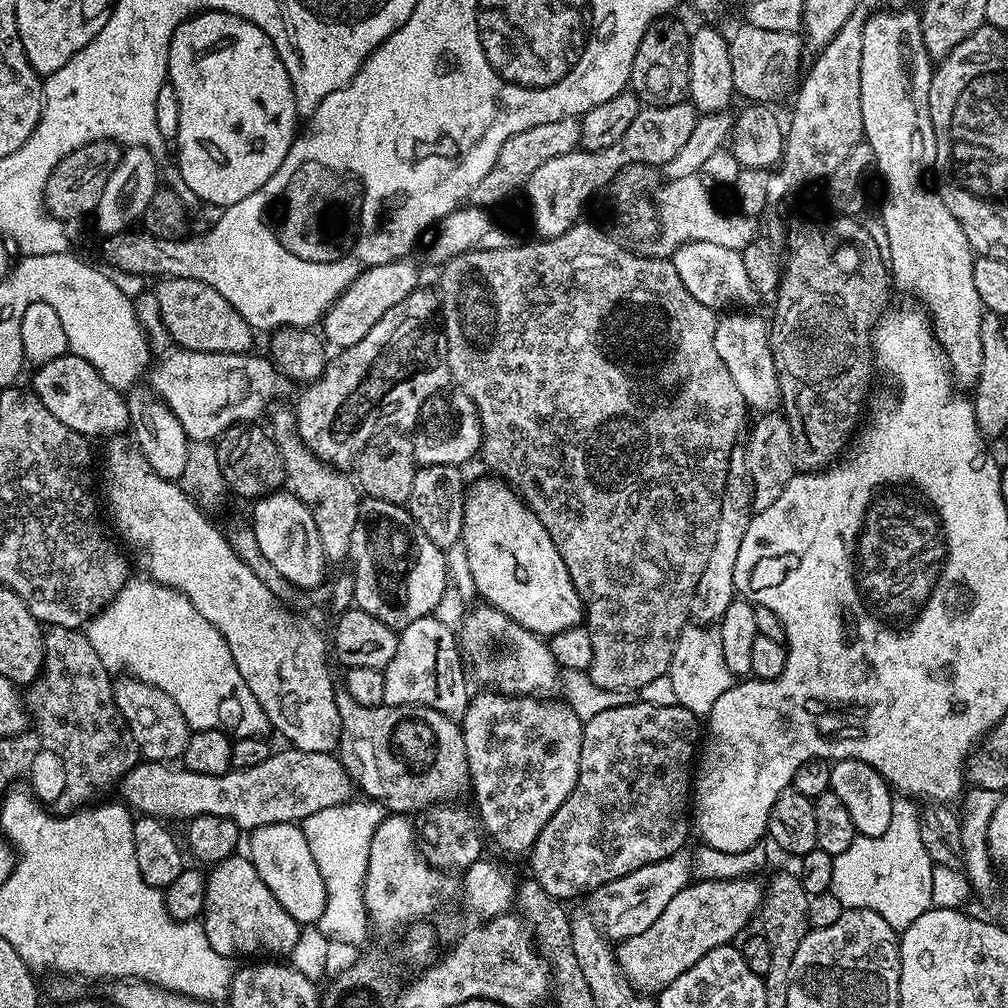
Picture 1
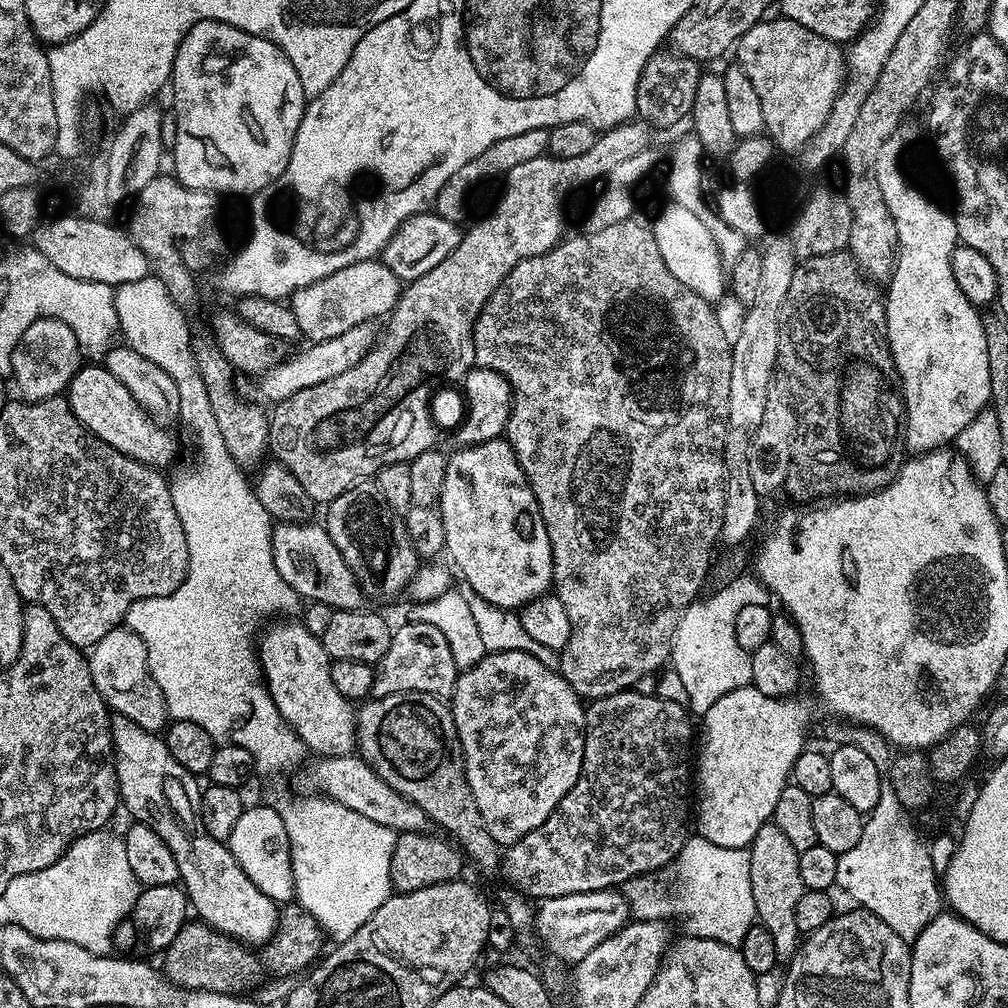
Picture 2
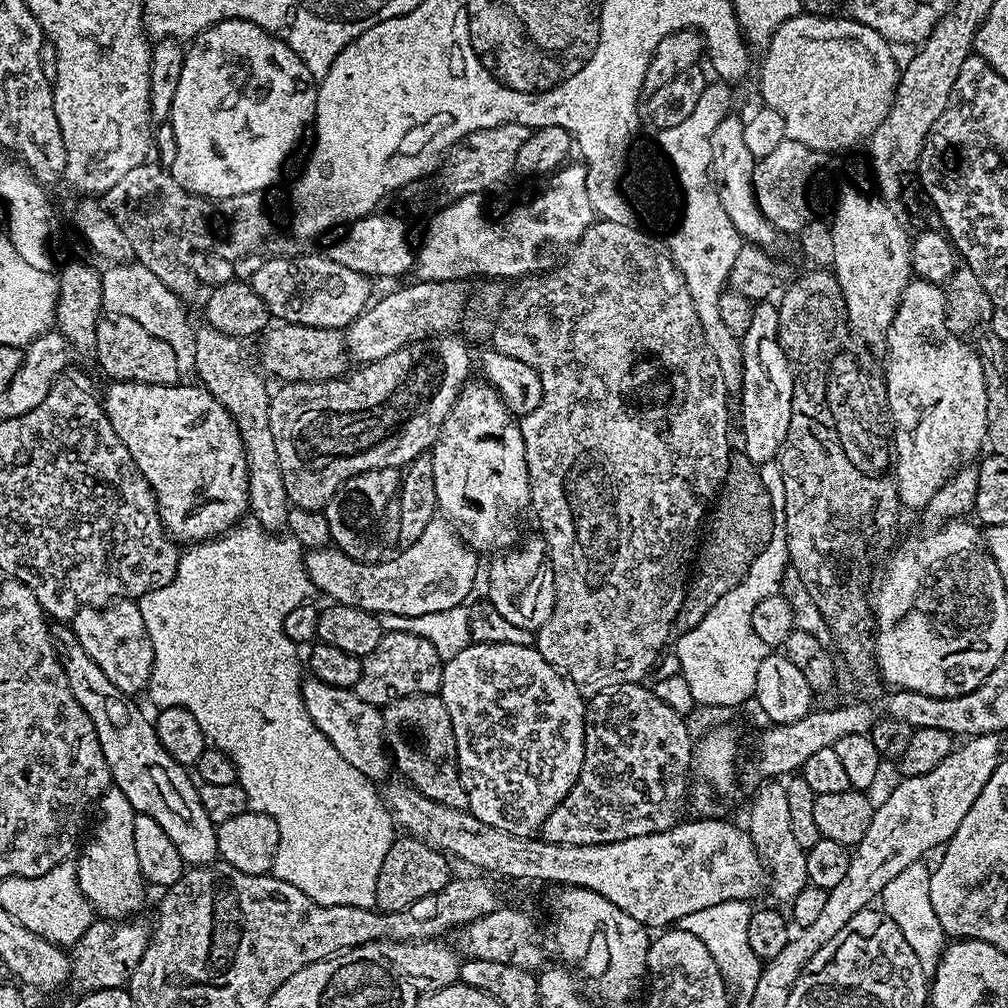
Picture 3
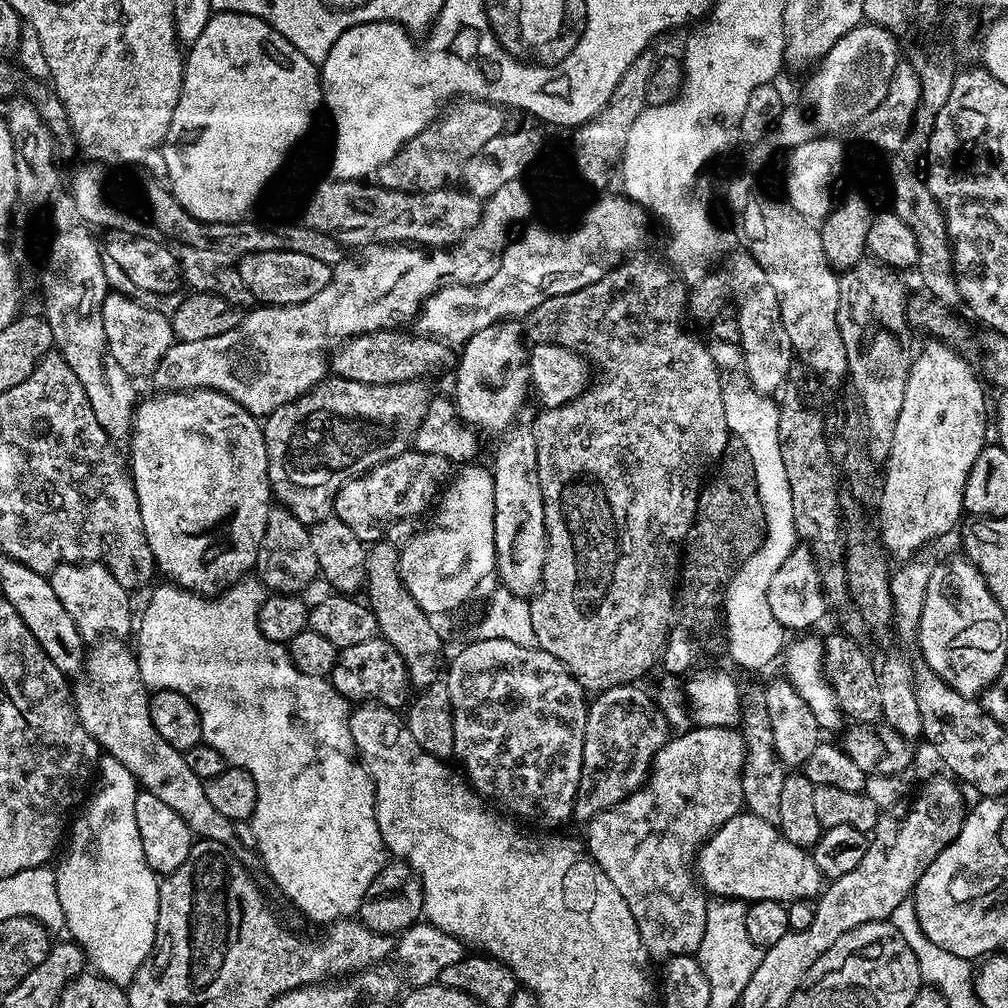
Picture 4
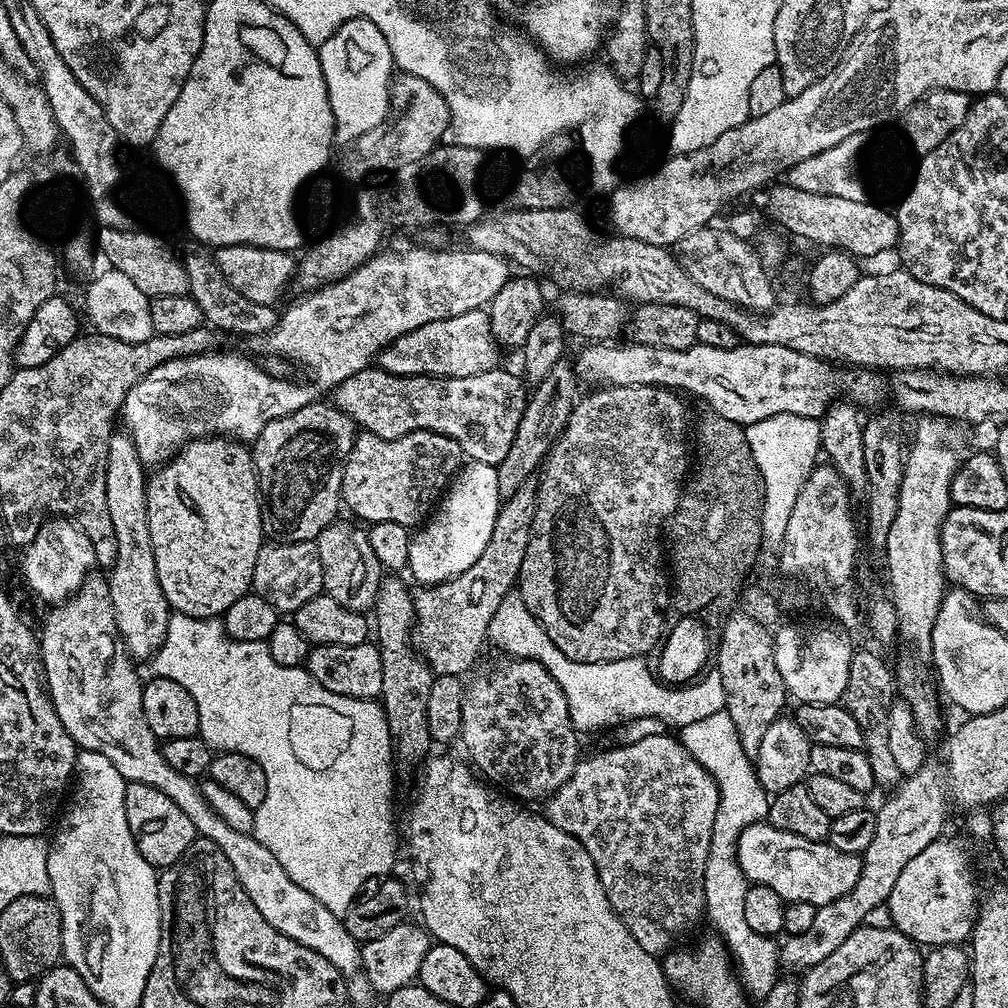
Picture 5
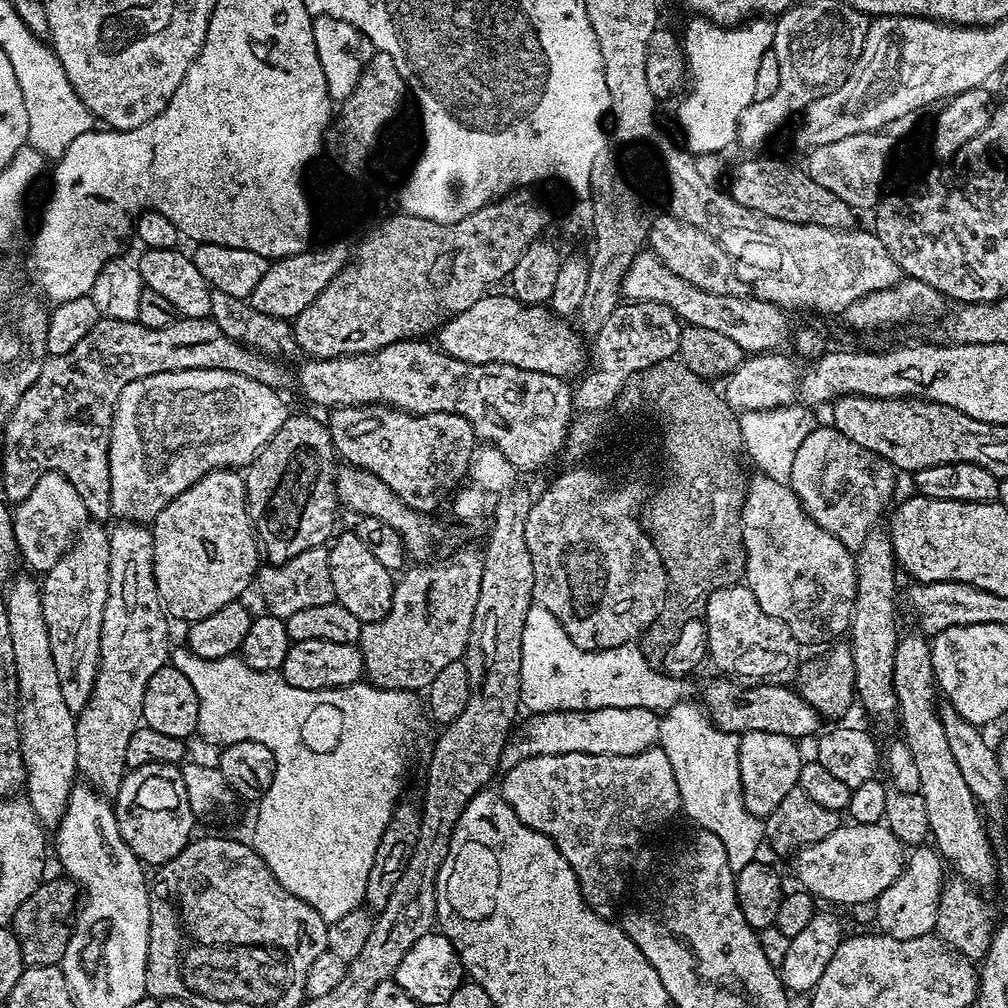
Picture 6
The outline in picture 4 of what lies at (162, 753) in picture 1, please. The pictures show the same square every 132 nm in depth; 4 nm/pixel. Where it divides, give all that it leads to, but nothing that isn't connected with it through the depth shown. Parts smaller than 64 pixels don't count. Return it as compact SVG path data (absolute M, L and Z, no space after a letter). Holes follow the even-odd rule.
M59 564L50 574L54 594L58 594L58 602L66 606L70 618L80 628L81 637L92 642L97 638L104 638L111 634L116 638L124 638L133 631L134 612L132 604L128 601L129 589L124 588L100 564Z

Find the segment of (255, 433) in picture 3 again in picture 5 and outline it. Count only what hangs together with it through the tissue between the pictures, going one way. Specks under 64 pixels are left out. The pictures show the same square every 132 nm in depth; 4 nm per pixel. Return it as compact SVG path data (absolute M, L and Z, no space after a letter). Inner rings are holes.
M310 540L302 542L265 542L258 550L258 562L254 562L254 578L252 588L255 595L266 598L270 606L274 606L277 613L291 614L310 602L310 598L324 592L322 578L322 562L318 558L315 543Z

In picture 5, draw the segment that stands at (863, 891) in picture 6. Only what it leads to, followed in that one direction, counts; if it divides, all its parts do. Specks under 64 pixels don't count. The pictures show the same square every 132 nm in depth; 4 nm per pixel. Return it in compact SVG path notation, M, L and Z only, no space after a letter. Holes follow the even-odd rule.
M767 822L751 824L742 830L736 843L736 861L752 884L770 886L785 902L810 902L817 906L834 902L854 888L862 874L863 859L846 854L822 840L798 838Z

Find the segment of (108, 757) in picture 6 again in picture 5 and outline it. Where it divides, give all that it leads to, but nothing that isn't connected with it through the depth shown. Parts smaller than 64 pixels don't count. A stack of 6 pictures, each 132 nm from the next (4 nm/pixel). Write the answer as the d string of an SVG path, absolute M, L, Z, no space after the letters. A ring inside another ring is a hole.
M113 431L110 450L106 458L106 510L114 522L114 542L118 542L116 561L112 563L106 579L110 602L114 602L114 622L124 641L124 651L133 661L151 661L166 638L170 609L158 582L154 566L154 546L150 542L150 522L146 506L146 466L138 458L127 431Z

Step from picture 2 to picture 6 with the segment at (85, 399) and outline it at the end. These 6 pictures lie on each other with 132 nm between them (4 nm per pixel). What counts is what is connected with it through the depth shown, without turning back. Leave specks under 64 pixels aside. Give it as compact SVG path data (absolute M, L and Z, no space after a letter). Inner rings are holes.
M219 468L202 477L190 490L178 494L174 502L170 502L158 514L151 525L154 554L154 578L158 586L160 600L169 617L177 616L180 620L195 622L212 616L214 610L222 610L222 606L237 603L240 596L249 587L253 587L262 560L262 553L248 516L248 499L244 489L244 476L239 471Z

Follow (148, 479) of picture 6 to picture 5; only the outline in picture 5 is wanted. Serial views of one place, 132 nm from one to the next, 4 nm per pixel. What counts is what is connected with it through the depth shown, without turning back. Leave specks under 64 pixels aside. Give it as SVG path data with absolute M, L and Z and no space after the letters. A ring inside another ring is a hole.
M209 351L199 356L187 356L184 360L171 360L142 378L126 394L122 409L126 431L138 450L138 458L145 466L167 464L177 451L191 440L205 438L231 438L241 442L252 442L274 418L282 418L302 406L313 403L312 388L308 384L291 384L280 376L263 372L236 352Z

